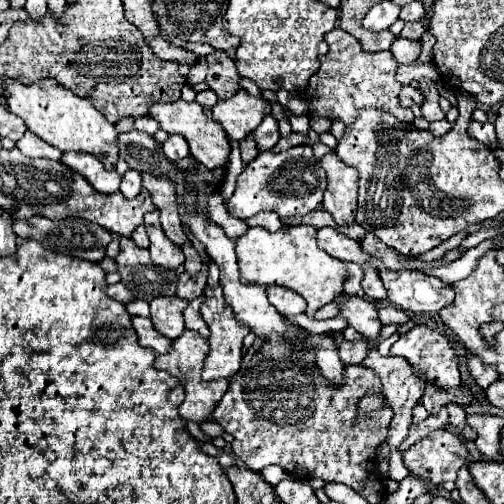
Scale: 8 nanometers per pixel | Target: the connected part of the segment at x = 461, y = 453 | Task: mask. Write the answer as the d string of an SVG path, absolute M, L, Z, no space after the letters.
M435 430L417 440L403 454L403 462L417 478L429 480L431 484L443 484L457 478L457 472L467 462L467 456L469 452L461 444L459 436L447 430Z

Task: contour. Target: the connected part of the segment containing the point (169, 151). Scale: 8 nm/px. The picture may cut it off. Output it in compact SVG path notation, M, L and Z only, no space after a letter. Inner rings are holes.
M169 136L165 142L163 142L163 154L169 158L169 160L179 160L179 158L185 158L189 156L189 144L185 142L183 136Z

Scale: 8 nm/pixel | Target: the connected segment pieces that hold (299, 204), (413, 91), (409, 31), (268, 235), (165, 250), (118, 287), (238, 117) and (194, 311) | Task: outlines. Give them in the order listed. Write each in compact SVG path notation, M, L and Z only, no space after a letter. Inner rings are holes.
M293 146L285 152L261 152L251 164L243 168L237 178L235 194L227 210L235 218L251 218L257 212L277 212L279 216L303 216L317 208L327 188L327 176L313 156L311 146Z
M403 86L403 88L401 88L401 92L399 92L399 102L401 102L401 106L407 106L407 108L411 108L413 104L419 104L419 102L423 102L423 96L421 96L421 92L419 92L417 88Z
M407 22L407 24L403 26L401 36L407 38L407 40L421 40L423 32L425 32L425 28L423 28L421 22Z
M307 224L287 226L277 232L269 232L265 228L249 228L235 242L235 250L243 284L277 284L291 288L307 300L307 316L313 316L321 306L341 296L343 282L349 278L343 262L331 258L317 246L317 228Z
M159 210L155 212L149 212L145 216L145 228L147 228L147 234L149 234L149 240L151 240L151 246L149 246L149 252L151 252L151 260L159 266L165 266L165 268L177 268L185 262L185 256L181 252L181 248L177 244L173 244L161 224L159 224Z
M119 282L119 284L113 284L113 286L109 286L109 290L107 290L109 294L111 294L111 298L115 298L115 300L119 300L121 304L129 304L129 302L133 302L135 300L135 296Z
M245 90L213 106L213 118L225 128L231 140L243 140L243 136L251 134L267 114L271 114L271 102L251 96Z
M203 296L195 298L193 302L189 302L189 306L187 306L187 310L185 310L185 326L187 326L189 330L199 332L203 338L207 338L207 336L209 336L209 328L207 328L207 324L203 324L203 318L201 318L201 314L199 314L201 302L203 302Z

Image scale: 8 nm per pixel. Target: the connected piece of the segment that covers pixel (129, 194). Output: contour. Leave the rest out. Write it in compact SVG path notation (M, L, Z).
M127 170L121 182L121 194L125 198L135 198L141 192L141 174L137 170Z

